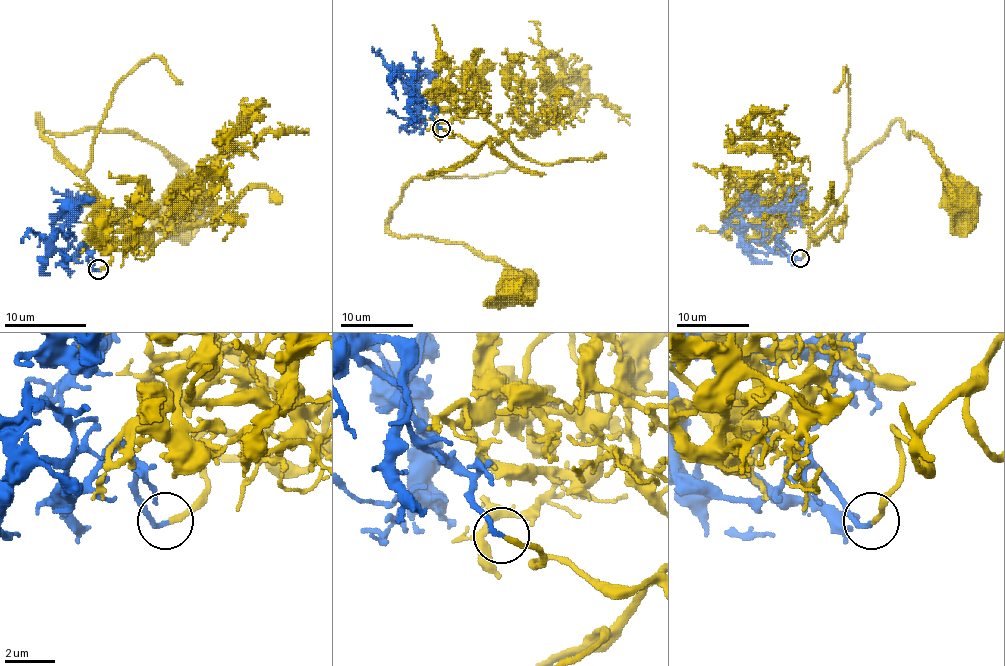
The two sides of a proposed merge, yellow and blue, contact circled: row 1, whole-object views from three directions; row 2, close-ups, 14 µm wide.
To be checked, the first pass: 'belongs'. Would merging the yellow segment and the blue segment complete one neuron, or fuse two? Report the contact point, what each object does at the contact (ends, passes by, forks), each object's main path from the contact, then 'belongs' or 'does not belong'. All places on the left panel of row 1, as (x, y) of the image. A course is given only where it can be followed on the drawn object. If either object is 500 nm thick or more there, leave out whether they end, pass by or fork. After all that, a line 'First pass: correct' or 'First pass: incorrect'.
(98, 269) | yellow ends | blue ends | yellow via (98, 269), (113, 240), (141, 253), (147, 240), (68, 165), (39, 114), (45, 130), (153, 143), (184, 198) | blue via (98, 269), (90, 265), (84, 246), (68, 259), (66, 236), (56, 230), (52, 216), (78, 208), (52, 187) | belongs
First pass: correct

